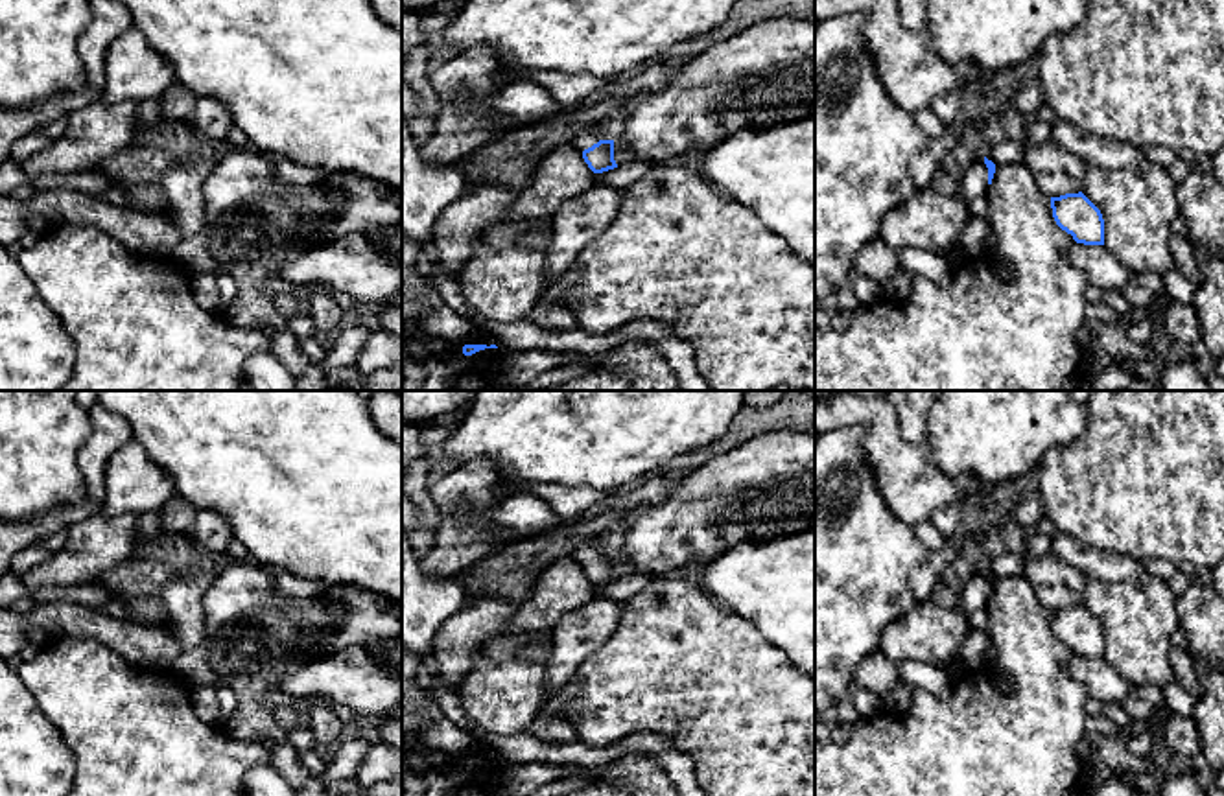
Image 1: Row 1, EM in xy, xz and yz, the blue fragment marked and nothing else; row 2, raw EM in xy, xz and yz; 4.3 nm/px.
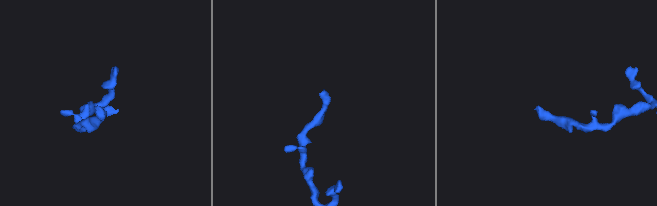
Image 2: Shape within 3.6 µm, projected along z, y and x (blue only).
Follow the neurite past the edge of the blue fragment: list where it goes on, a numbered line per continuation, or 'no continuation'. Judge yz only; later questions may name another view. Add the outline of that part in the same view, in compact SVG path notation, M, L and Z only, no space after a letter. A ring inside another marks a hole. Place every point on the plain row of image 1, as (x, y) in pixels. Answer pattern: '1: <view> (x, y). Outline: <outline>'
1: yz (933, 634). Outline: M984 571L973 575L959 595L955 608L942 608L933 601L916 603L905 617L885 628L881 652L896 665L903 661L955 665L971 630L970 615L988 606Z

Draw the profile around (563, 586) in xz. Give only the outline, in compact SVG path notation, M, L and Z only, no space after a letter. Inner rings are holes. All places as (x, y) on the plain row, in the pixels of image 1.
M564 556L553 562L536 580L529 597L516 606L516 612L512 614L512 617L509 619L507 626L501 632L507 636L525 634L536 636L536 639L533 643L524 645L514 658L522 661L547 661L553 647L551 634L557 623L566 614L594 601L594 597L595 597L594 584L588 580L588 577L583 571L583 566L573 556Z

